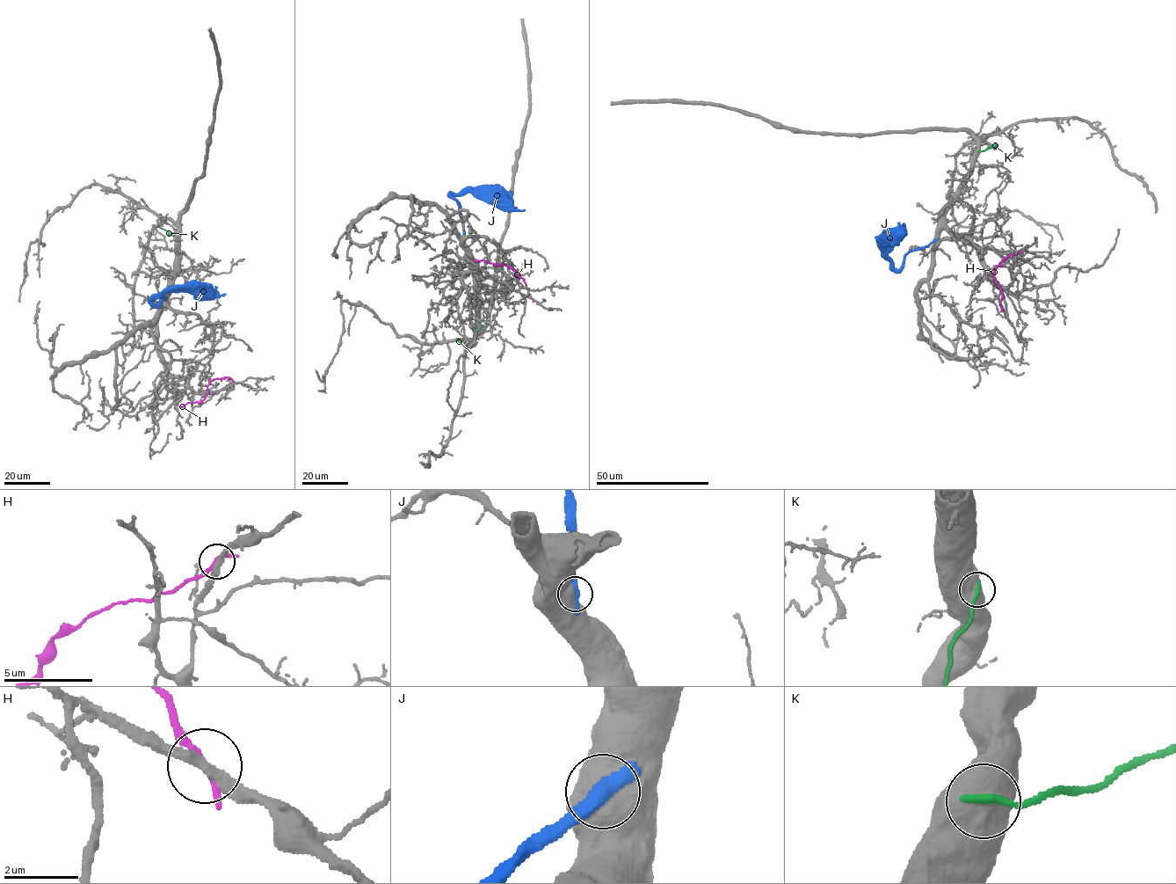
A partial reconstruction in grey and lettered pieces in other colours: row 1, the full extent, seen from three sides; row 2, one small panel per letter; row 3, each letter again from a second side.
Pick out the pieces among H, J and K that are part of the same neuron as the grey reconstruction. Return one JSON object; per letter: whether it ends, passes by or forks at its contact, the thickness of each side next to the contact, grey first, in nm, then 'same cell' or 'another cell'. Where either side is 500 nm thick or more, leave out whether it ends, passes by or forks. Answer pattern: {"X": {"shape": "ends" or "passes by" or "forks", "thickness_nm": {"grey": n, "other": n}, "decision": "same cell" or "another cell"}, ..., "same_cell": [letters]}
{"H": {"shape": "ends", "thickness_nm": {"grey": 300, "other": 240}, "decision": "another cell"}, "J": {"thickness_nm": {"grey": 900, "other": 440}, "decision": "another cell"}, "K": {"thickness_nm": {"grey": 750, "other": 200}, "decision": "another cell"}, "same_cell": []}

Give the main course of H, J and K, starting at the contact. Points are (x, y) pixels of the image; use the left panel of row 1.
H: (237, 383), (226, 377), (212, 380), (202, 401), (187, 402), (180, 406)
J: (165, 297), (160, 295), (160, 303), (156, 304), (151, 301), (168, 291), (181, 289), (195, 294), (225, 294)
K: (180, 236), (156, 226)

